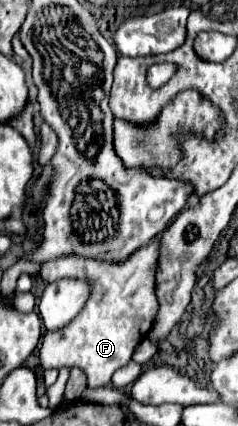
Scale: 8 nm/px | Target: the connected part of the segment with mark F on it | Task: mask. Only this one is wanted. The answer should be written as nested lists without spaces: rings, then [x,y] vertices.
[[[153,239],[151,243],[129,255],[129,259],[117,263],[81,255],[61,255],[57,259],[41,263],[39,275],[43,281],[53,281],[59,277],[79,277],[91,279],[93,283],[93,293],[81,313],[73,319],[73,323],[67,323],[61,331],[45,333],[39,351],[43,369],[61,369],[65,365],[73,365],[85,371],[87,386],[91,389],[111,383],[115,369],[131,361],[135,347],[141,343],[141,339],[145,339],[159,311],[159,301],[155,295],[155,267],[159,259],[159,247],[161,241]]]

